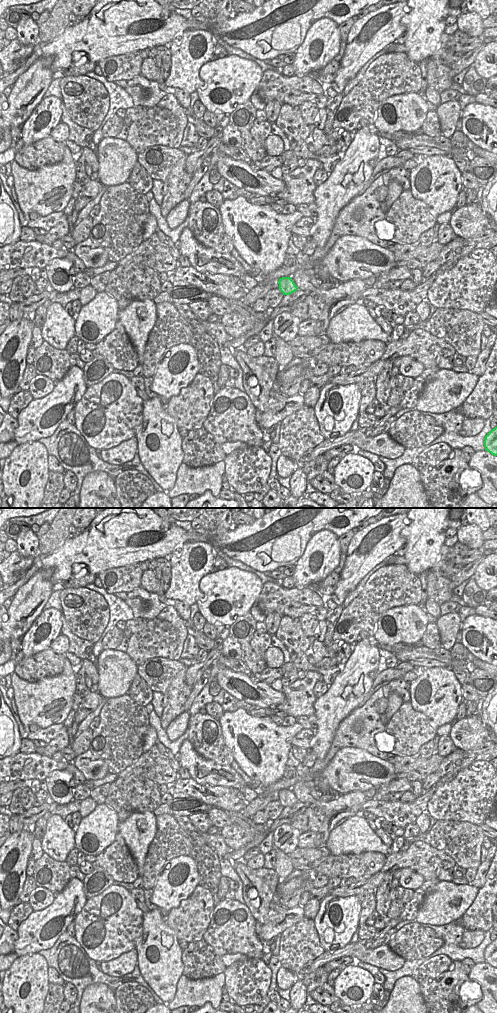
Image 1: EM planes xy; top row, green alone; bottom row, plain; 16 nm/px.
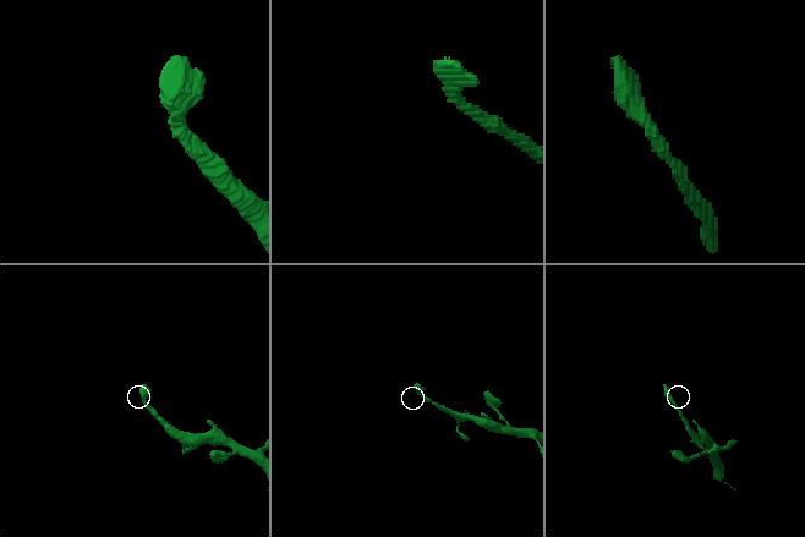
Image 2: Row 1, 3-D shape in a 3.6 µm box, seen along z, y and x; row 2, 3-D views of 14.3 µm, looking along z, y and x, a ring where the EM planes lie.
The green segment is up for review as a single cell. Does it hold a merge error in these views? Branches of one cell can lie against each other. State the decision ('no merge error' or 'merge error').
no merge error

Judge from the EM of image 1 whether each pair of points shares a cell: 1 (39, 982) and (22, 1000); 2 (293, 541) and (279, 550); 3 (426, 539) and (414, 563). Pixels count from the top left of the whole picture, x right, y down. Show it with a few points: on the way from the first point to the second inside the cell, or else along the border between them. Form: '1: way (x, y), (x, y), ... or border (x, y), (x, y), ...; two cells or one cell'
1: way (34, 987), (27, 997); one cell
2: way (290, 544), (282, 550); one cell
3: way (424, 545), (419, 557); one cell

